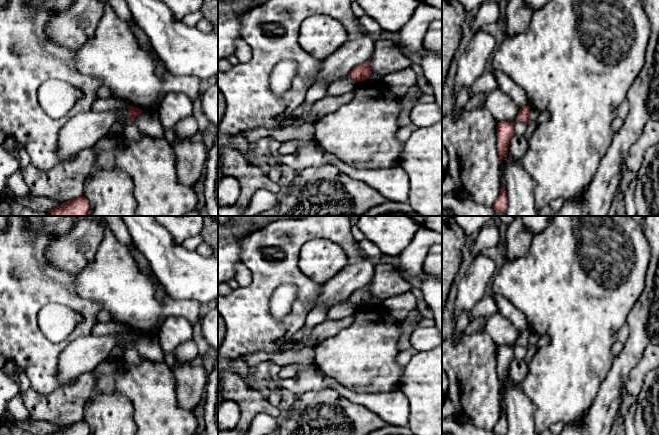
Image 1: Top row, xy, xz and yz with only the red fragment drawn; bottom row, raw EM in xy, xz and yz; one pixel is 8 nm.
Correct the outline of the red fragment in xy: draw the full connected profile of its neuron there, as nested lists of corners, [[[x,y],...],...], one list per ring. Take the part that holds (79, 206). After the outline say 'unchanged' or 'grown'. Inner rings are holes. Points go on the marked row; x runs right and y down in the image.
[[[80,196],[64,202],[62,205],[52,209],[51,216],[87,216],[90,204],[84,196]]]; unchanged

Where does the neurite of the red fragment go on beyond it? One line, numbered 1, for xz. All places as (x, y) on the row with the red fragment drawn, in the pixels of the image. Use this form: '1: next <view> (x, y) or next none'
1: next none

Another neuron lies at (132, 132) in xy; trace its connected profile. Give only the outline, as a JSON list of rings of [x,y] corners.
[[[133,121],[127,122],[125,125],[125,136],[131,140],[137,140],[146,135],[133,123]]]

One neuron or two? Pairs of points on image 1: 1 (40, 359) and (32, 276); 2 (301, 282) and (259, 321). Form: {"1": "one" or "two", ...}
{"1": "one", "2": "one"}

